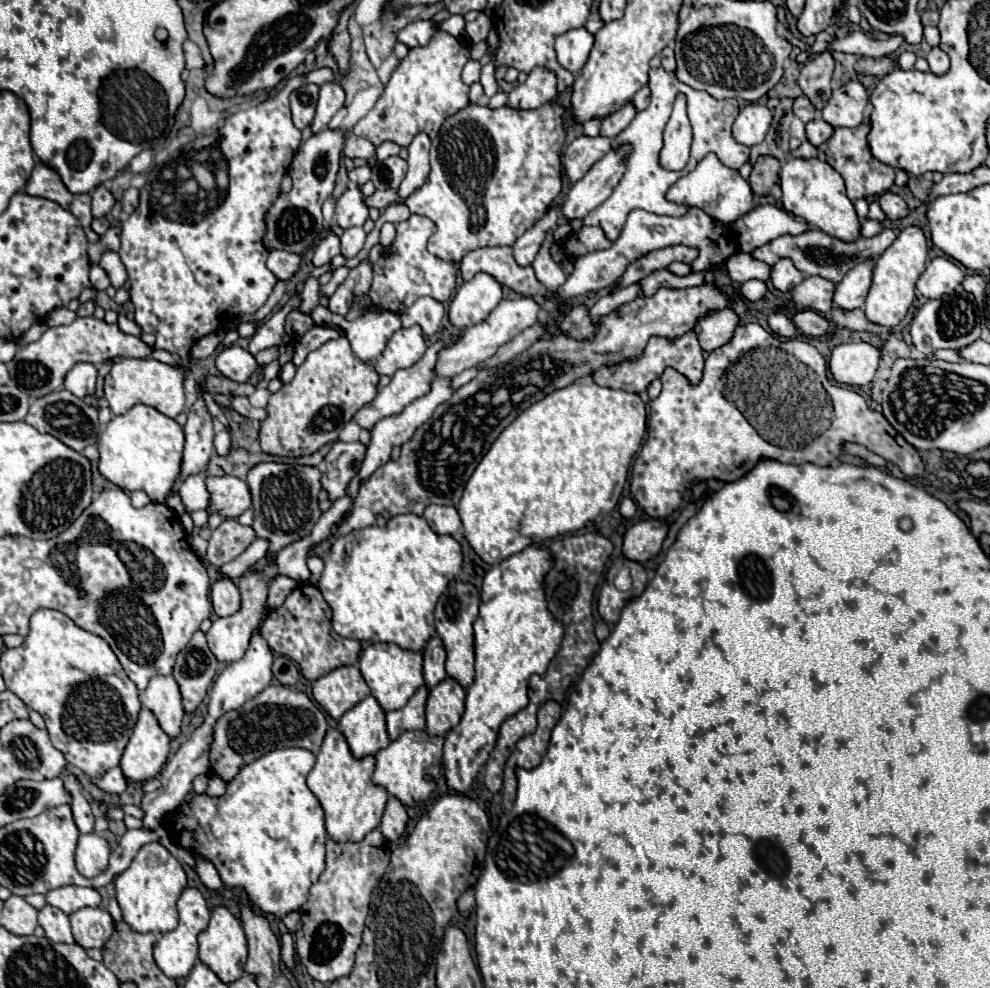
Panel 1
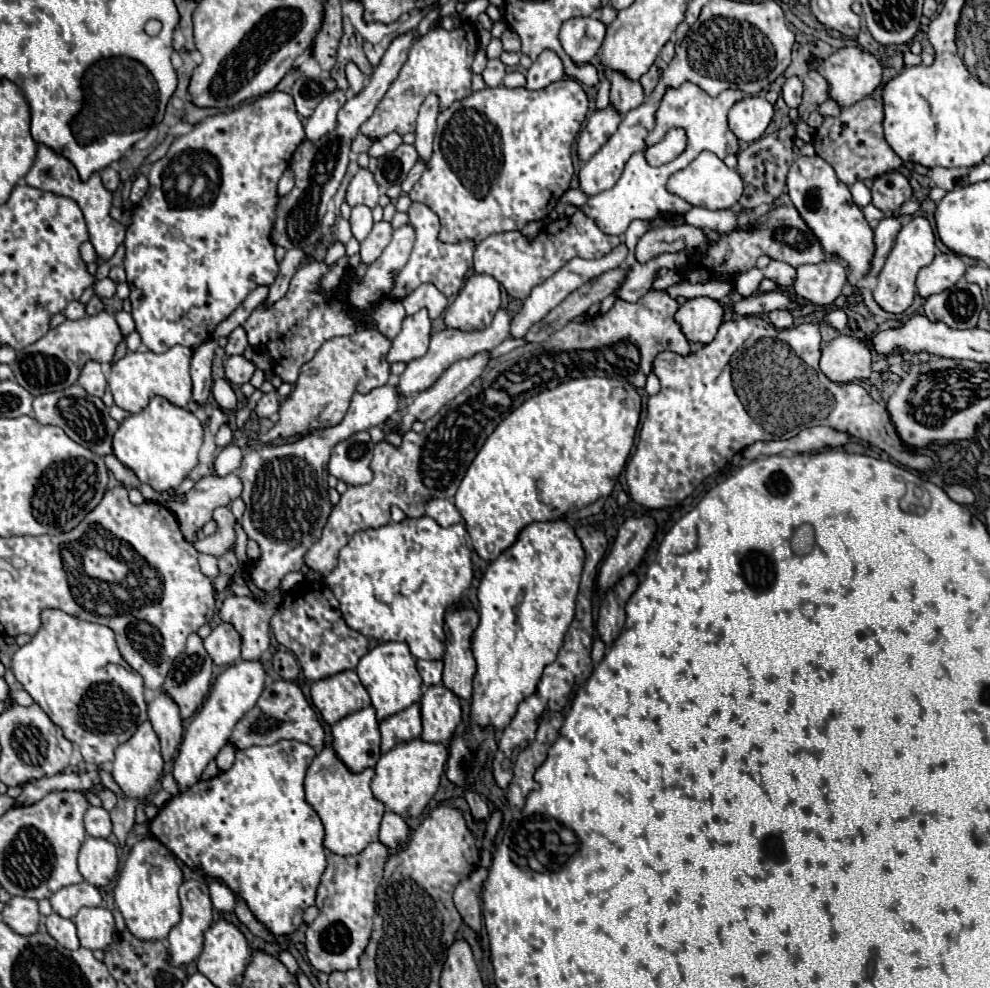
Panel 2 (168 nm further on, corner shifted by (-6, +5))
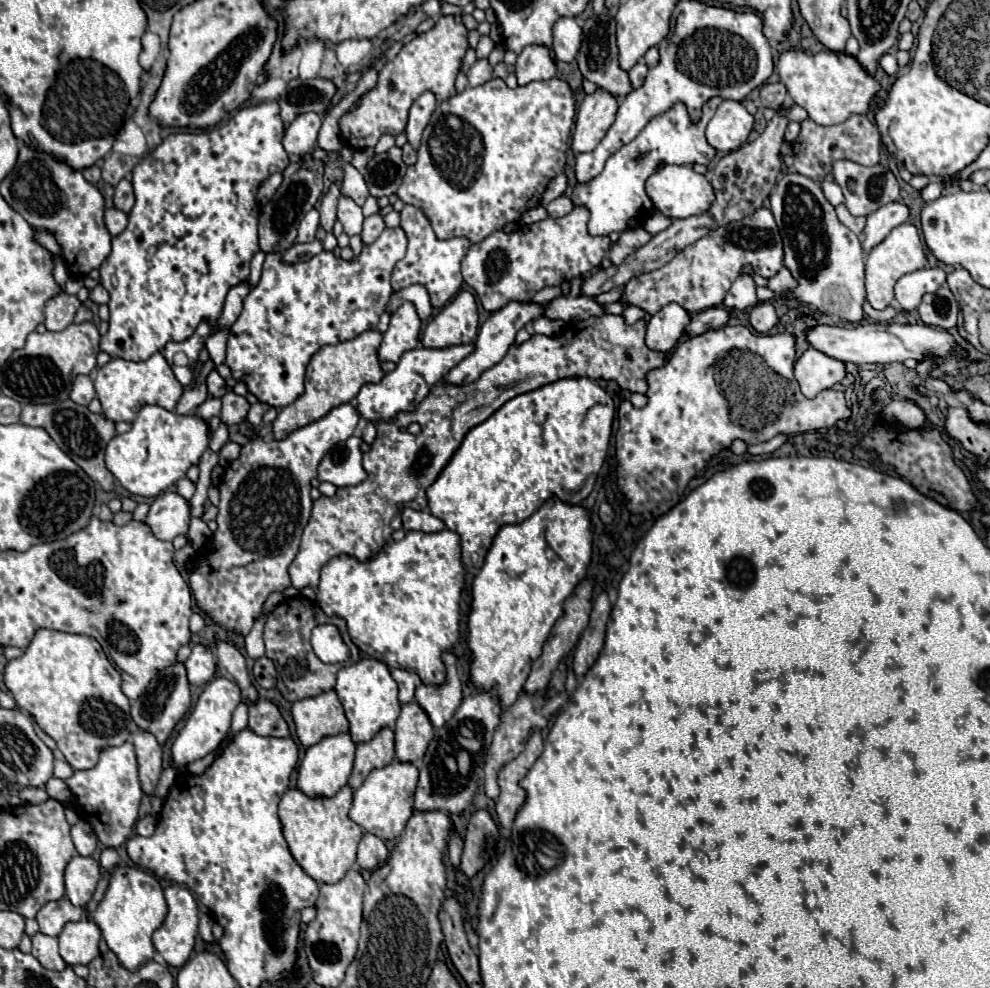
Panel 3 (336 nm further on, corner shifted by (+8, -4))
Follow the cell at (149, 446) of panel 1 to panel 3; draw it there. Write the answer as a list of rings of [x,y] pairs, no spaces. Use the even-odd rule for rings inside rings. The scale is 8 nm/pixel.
[[[144,406],[132,422],[132,430],[110,440],[106,448],[106,468],[128,492],[138,496],[158,496],[174,486],[176,480],[184,478],[190,466],[198,464],[208,442],[210,426],[204,418],[196,414],[180,416],[160,406]]]

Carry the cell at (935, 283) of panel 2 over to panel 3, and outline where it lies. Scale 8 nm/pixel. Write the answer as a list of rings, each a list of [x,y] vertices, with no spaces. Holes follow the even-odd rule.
[[[922,268],[916,272],[904,274],[894,286],[894,294],[900,308],[906,312],[916,310],[922,296],[926,292],[936,292],[938,286],[944,284],[944,280],[946,280],[946,272],[940,268]]]

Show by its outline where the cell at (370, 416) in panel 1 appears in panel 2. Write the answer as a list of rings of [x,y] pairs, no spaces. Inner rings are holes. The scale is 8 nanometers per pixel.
[[[392,383],[366,395],[356,393],[342,423],[324,429],[322,435],[320,431],[312,431],[304,439],[290,445],[264,445],[244,451],[242,467],[238,473],[244,483],[242,499],[246,503],[242,527],[246,535],[254,539],[262,549],[262,559],[256,567],[250,569],[250,579],[262,591],[274,593],[286,573],[300,571],[306,551],[320,539],[320,533],[332,513],[328,499],[328,459],[332,447],[358,431],[384,425],[398,411],[400,399],[402,395]]]

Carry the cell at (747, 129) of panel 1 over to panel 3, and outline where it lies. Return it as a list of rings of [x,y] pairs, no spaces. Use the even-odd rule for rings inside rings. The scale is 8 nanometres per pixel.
[[[722,100],[706,128],[706,140],[714,150],[732,152],[740,148],[754,126],[752,114],[734,100]]]

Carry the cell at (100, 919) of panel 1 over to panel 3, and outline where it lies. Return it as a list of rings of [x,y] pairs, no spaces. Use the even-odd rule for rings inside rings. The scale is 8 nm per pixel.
[[[86,918],[66,924],[62,934],[58,936],[58,944],[60,944],[60,956],[68,966],[76,964],[86,966],[100,954],[98,950],[100,928]]]

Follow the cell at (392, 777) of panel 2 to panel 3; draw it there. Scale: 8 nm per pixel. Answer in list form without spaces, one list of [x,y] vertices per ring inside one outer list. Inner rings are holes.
[[[392,762],[384,768],[376,768],[368,774],[364,784],[354,792],[354,802],[348,812],[350,820],[356,822],[368,834],[378,836],[380,840],[394,840],[404,830],[408,818],[412,816],[412,796],[416,790],[416,772],[414,764]]]

